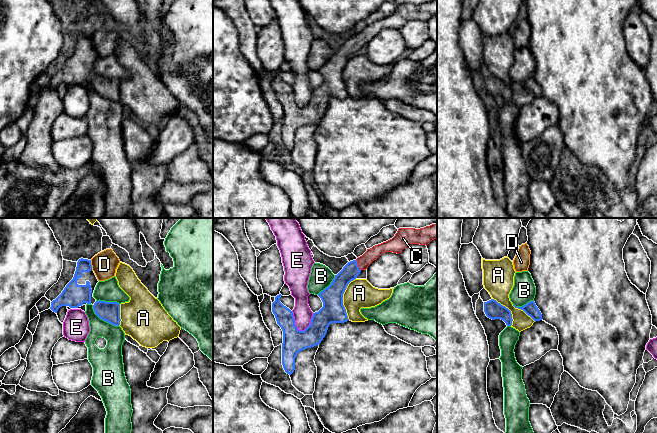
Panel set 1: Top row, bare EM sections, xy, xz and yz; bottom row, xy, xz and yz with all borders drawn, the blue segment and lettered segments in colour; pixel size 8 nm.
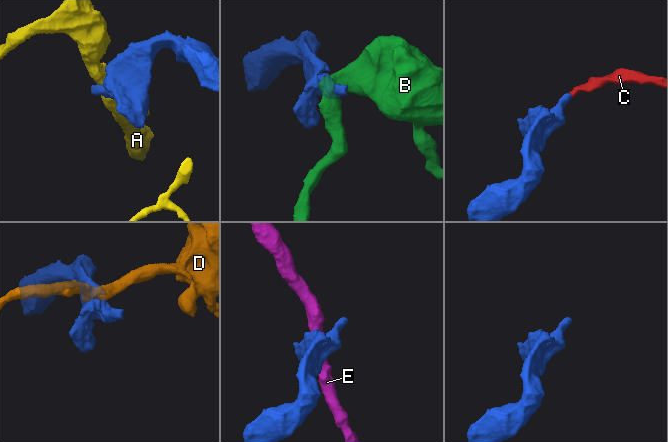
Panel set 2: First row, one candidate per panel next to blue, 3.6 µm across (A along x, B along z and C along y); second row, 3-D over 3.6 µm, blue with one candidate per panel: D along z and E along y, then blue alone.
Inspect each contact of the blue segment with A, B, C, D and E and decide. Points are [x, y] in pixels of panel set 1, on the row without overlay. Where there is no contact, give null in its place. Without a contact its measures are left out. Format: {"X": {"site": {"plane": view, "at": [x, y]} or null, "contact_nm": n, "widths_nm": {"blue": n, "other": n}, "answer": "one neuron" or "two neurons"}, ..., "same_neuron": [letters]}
{"A": {"site": {"plane": "xz", "at": [342, 74]}, "contact_nm": 340, "widths_nm": {"blue": 190, "other": 220}, "answer": "two neurons"}, "B": {"site": {"plane": "xy", "at": [103, 95]}, "contact_nm": 280, "widths_nm": {"blue": 160, "other": 160}, "answer": "two neurons"}, "C": {"site": {"plane": "xz", "at": [357, 41]}, "contact_nm": 100, "widths_nm": {"blue": 140, "other": 100}, "answer": "one neuron"}, "D": {"site": {"plane": "xy", "at": [91, 41]}, "contact_nm": 80, "widths_nm": {"blue": 150, "other": 200}, "answer": "two neurons"}, "E": {"site": {"plane": "xz", "at": [294, 98]}, "contact_nm": 190, "widths_nm": {"blue": 190, "other": 150}, "answer": "two neurons"}, "same_neuron": ["C"]}

